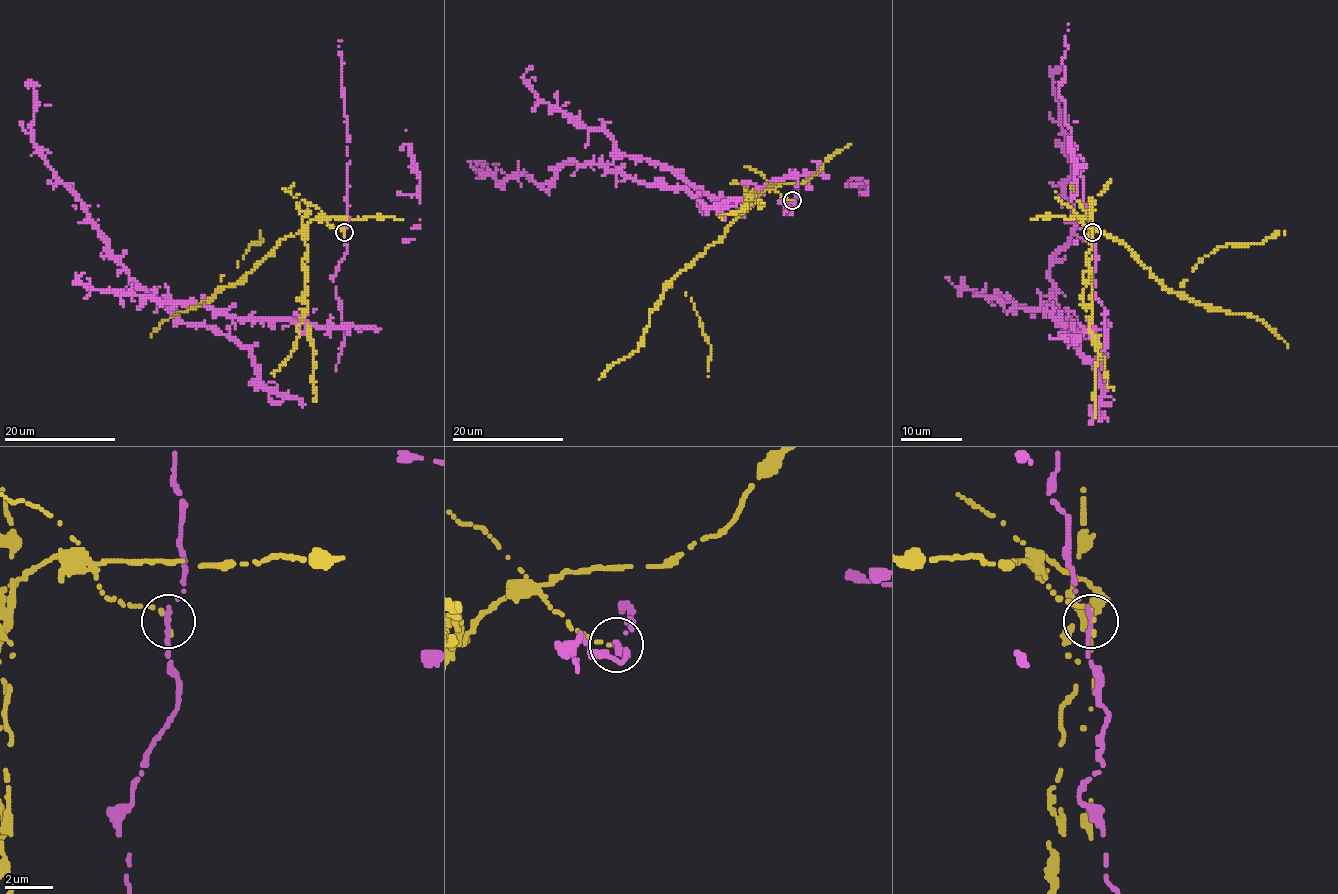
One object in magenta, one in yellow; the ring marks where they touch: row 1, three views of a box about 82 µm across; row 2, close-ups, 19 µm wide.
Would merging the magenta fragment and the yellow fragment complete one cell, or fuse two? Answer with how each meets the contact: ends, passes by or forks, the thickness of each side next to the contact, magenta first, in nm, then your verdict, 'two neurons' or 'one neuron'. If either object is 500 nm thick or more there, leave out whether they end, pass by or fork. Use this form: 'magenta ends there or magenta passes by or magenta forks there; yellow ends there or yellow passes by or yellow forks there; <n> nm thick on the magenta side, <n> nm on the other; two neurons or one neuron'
magenta ends there; yellow ends there; 280 nm thick on the magenta side, 180 nm on the other; two neurons

